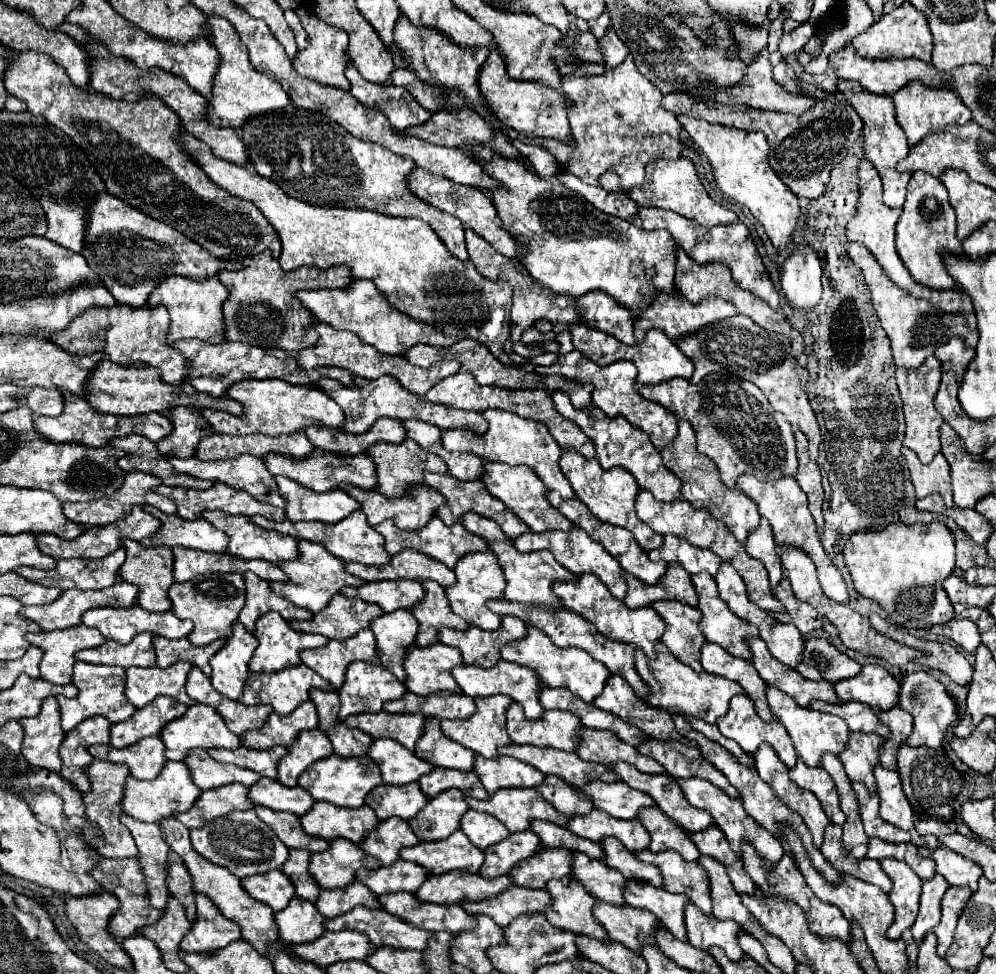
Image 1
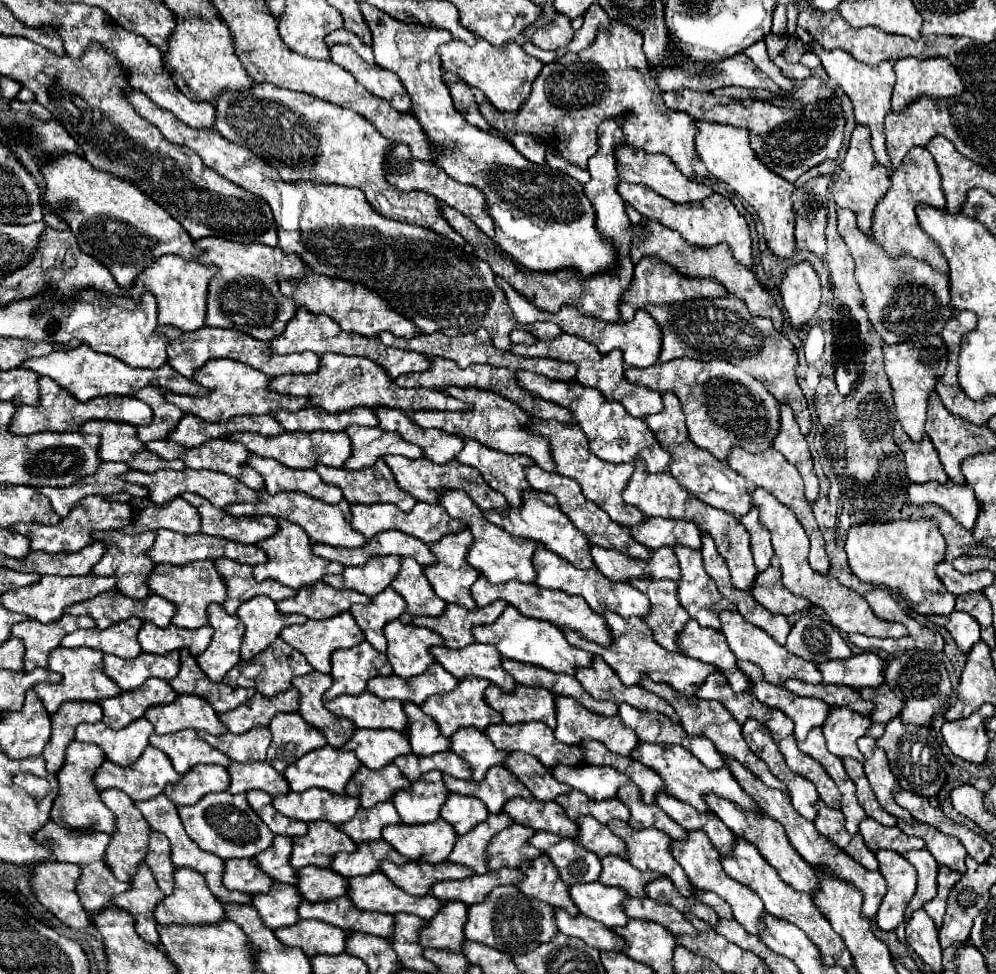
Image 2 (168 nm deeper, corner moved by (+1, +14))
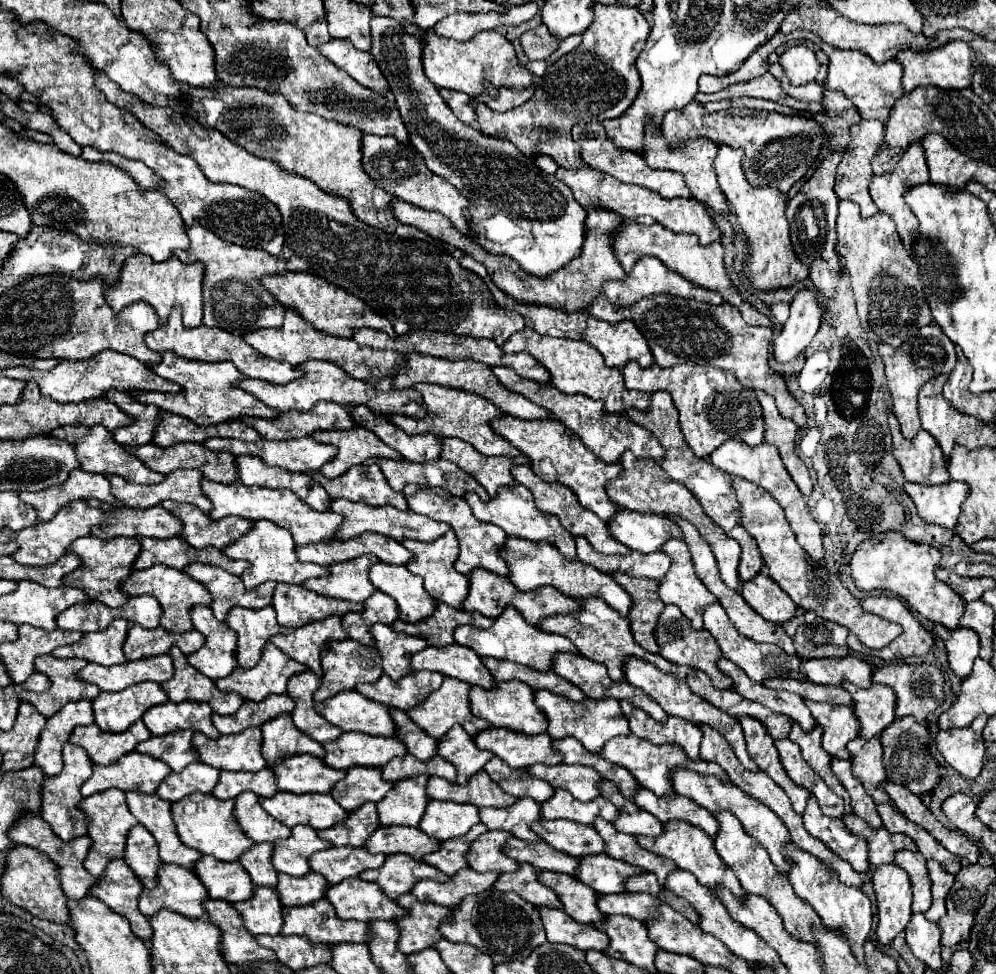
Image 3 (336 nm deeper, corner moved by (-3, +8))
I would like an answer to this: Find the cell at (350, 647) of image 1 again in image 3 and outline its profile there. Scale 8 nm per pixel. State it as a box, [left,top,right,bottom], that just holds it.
[270,616,346,676]

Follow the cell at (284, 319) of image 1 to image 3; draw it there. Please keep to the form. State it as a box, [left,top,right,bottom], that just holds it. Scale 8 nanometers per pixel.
[172,224,286,336]

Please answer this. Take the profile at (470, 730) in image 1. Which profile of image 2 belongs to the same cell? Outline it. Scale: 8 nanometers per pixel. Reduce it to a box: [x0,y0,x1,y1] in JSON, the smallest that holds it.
[420,676,504,738]

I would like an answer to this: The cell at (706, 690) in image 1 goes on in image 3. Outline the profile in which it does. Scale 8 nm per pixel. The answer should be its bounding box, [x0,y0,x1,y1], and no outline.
[538,598,692,680]

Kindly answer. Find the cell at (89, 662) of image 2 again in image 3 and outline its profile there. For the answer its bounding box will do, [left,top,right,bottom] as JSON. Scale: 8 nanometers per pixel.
[20,654,100,718]

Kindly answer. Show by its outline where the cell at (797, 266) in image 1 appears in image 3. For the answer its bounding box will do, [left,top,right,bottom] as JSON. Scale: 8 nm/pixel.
[772,290,822,362]

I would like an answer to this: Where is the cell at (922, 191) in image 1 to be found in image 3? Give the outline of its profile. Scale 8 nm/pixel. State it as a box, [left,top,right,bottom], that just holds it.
[870,142,930,250]

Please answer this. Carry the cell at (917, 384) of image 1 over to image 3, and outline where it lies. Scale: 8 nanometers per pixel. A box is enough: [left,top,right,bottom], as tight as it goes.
[878,324,956,438]

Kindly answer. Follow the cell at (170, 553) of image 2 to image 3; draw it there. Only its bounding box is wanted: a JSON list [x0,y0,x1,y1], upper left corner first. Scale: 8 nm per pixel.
[134,538,190,570]

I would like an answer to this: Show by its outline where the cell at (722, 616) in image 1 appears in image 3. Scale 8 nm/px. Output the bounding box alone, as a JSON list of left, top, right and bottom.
[658,540,716,630]

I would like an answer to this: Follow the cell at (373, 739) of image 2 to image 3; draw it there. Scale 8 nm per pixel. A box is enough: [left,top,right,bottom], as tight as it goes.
[322,732,406,770]

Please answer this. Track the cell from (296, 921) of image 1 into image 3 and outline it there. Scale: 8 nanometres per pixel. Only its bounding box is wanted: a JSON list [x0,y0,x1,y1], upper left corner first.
[232,886,284,936]

